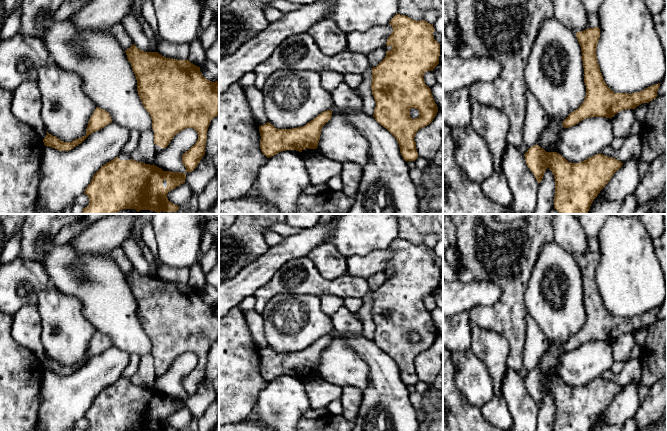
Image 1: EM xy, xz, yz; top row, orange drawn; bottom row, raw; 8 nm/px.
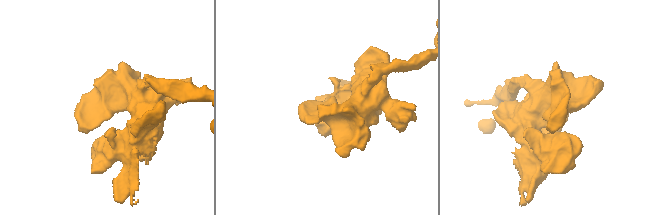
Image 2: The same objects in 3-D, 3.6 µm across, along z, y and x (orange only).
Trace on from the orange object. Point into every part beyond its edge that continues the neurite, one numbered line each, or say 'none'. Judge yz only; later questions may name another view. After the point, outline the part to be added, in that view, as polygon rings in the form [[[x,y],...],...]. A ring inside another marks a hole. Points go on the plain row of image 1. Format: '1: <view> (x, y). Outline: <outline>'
none

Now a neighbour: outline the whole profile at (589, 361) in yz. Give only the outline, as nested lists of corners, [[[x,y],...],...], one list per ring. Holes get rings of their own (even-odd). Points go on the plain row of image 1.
[[[590,341],[572,351],[563,351],[554,371],[568,386],[579,387],[601,377],[614,362],[610,342]]]

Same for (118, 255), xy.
[[[121,246],[113,249],[109,256],[115,261],[124,274],[129,273],[134,268]]]

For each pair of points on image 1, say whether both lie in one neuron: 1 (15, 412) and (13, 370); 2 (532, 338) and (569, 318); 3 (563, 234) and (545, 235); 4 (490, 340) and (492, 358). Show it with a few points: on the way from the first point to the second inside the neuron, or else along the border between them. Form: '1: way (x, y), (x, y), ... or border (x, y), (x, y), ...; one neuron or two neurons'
1: way (13, 402), (13, 380); one neuron
2: border (528, 313), (550, 342); two neurons
3: border (551, 224), (553, 240); two neurons
4: way (490, 344), (492, 354); one neuron

